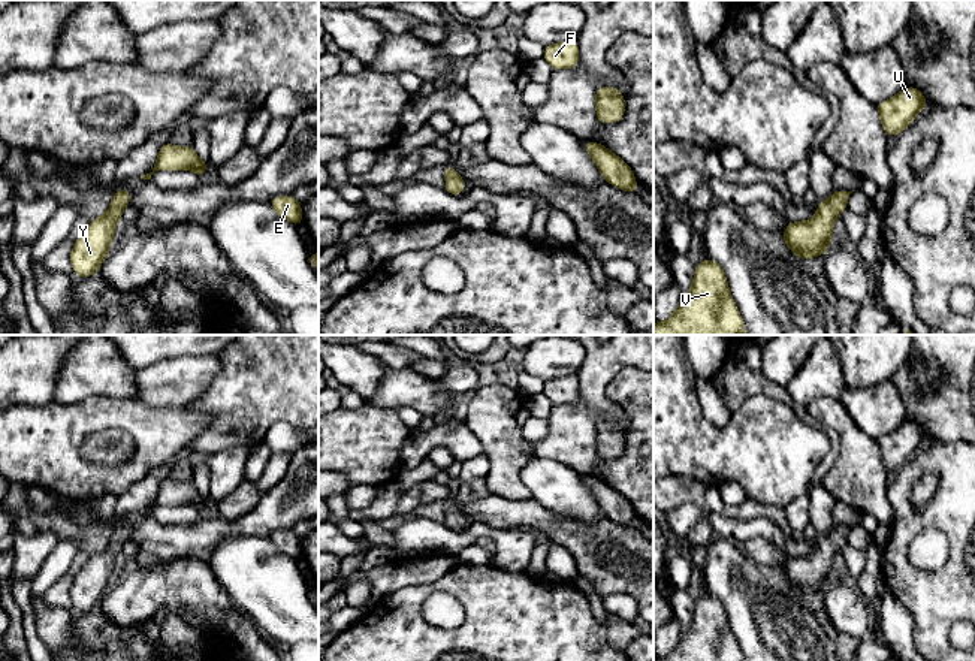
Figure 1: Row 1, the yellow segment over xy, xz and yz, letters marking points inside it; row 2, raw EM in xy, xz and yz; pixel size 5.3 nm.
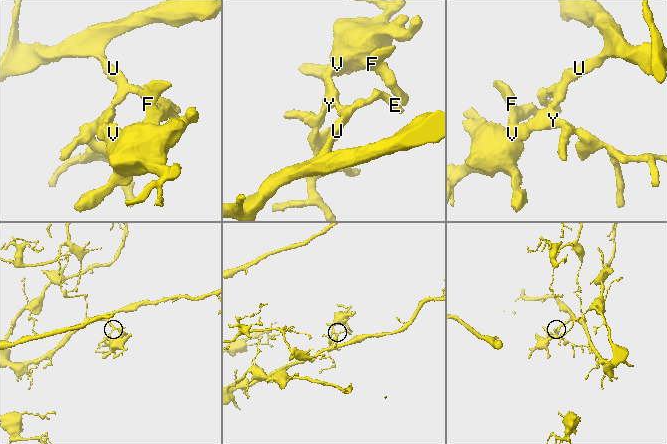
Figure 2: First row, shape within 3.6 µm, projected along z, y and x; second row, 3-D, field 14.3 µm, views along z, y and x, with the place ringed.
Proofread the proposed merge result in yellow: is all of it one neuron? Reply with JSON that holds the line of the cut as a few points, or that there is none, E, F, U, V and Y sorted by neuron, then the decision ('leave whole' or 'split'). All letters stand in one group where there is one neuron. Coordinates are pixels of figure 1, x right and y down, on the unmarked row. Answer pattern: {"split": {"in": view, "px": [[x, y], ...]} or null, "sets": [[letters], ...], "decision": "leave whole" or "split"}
{"split": null, "sets": [["E", "F", "U", "V", "Y"]], "decision": "leave whole"}

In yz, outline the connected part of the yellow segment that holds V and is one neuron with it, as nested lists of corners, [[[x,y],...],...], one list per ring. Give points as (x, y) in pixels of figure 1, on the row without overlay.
[[[706,594],[695,600],[695,610],[685,636],[671,652],[653,661],[745,661],[734,639],[722,601]]]

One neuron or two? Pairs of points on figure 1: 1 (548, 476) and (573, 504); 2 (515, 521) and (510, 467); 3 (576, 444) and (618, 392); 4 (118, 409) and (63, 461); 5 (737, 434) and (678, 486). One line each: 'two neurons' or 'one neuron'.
1: one neuron
2: two neurons
3: two neurons
4: one neuron
5: two neurons

